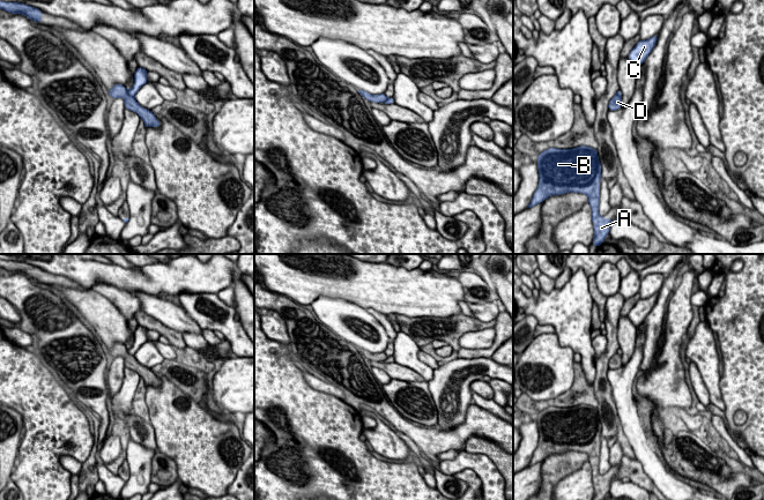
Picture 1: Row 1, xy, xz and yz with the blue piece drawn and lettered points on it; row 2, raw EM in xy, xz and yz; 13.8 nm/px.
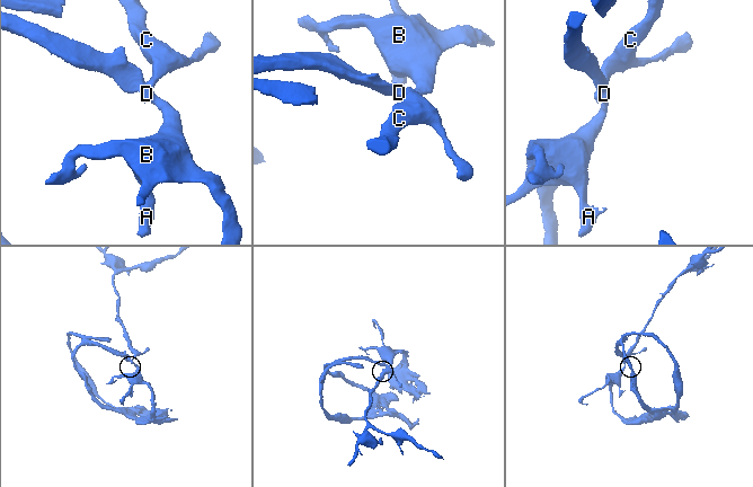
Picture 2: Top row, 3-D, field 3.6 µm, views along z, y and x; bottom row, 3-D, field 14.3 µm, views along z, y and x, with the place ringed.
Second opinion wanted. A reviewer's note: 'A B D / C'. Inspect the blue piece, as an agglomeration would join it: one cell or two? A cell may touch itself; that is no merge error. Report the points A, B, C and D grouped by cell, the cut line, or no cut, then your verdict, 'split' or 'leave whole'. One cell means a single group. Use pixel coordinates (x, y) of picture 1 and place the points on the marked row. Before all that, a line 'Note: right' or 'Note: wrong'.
Note: right
A B D / C | xy (126, 91), (133, 97) | split

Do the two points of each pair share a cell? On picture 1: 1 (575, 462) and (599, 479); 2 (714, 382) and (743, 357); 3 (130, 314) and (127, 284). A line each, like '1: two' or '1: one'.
1: one
2: two
3: two

